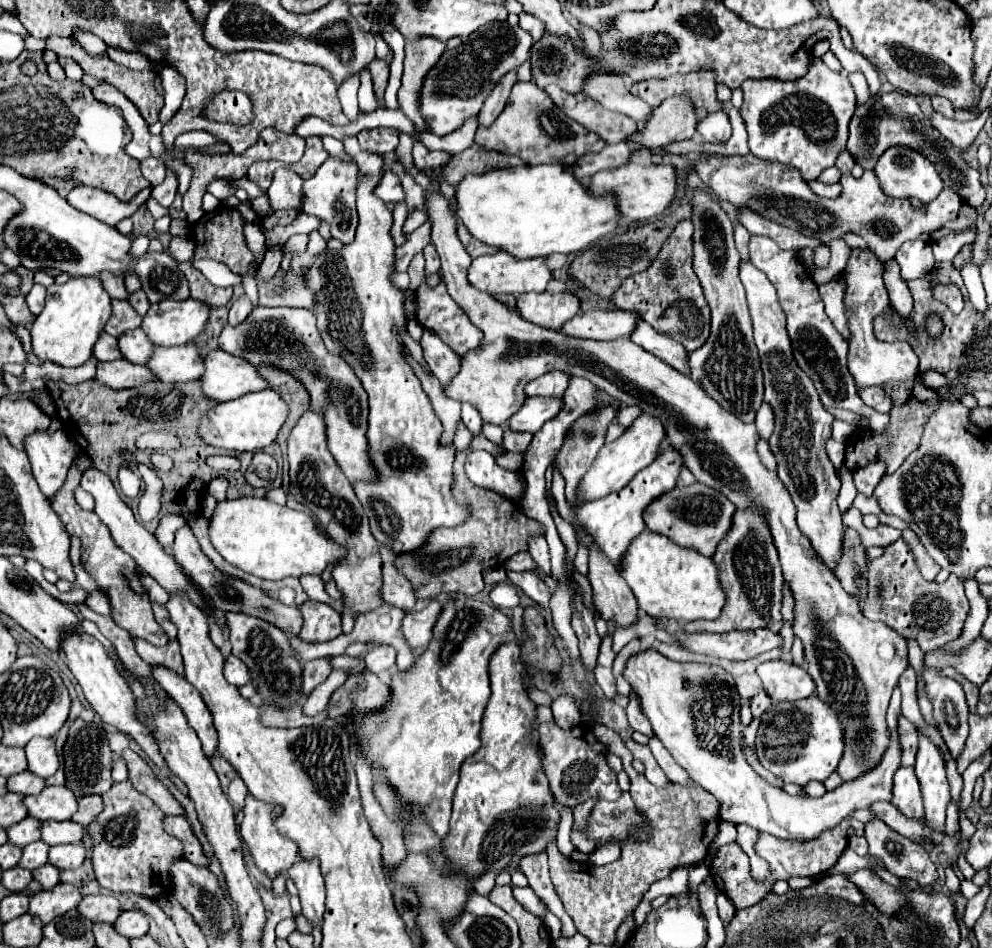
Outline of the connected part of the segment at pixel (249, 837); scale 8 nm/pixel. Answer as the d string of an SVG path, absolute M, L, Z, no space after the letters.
M251 794L247 796L245 806L243 806L243 822L241 822L241 830L239 830L241 838L249 846L249 852L253 856L253 862L257 864L257 868L267 876L285 872L297 858L297 844L275 828L275 820L279 814L281 814L281 806L261 802L261 800L253 798Z

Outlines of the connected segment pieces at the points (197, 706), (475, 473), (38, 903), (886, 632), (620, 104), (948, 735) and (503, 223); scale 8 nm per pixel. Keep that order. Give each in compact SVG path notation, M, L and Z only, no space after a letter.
M151 666L151 670L161 688L181 706L189 726L197 732L203 744L205 756L211 756L217 750L217 730L213 728L211 712L205 706L201 694L197 694L197 690L193 690L193 686L189 686L183 676L165 670L165 666Z
M477 450L467 456L465 474L473 484L477 484L481 488L495 490L509 500L519 494L521 482L519 482L517 472L509 472L509 470L499 468L495 464L495 458L485 450Z
M59 882L55 888L31 896L29 912L37 914L43 924L49 924L53 918L73 910L81 902L81 898L81 892L73 884Z
M425 190L425 212L431 222L431 242L437 248L437 254L441 258L441 276L443 282L447 284L447 290L451 298L465 310L469 320L473 324L483 324L483 342L479 348L469 350L469 354L461 356L461 370L453 376L449 384L443 386L445 396L457 400L457 402L469 402L471 406L477 408L481 414L483 422L505 426L509 416L513 416L521 404L525 402L525 384L531 382L533 378L539 378L545 372L553 370L563 370L571 376L581 376L589 382L593 382L597 388L607 392L609 396L621 400L627 406L639 406L643 412L653 414L661 424L665 426L665 436L667 442L675 448L681 450L681 456L685 458L685 466L693 472L697 482L707 484L721 494L725 494L737 508L749 508L749 506L761 506L767 512L767 522L781 558L783 566L783 578L789 584L789 588L795 594L795 622L793 630L795 636L801 638L805 646L805 658L807 658L807 672L813 678L817 686L817 696L823 702L829 702L833 710L837 708L837 716L841 718L845 726L845 750L841 756L841 762L837 766L837 774L841 776L843 782L849 782L853 778L859 778L861 774L867 774L881 762L881 754L885 752L885 746L889 744L889 728L885 726L885 710L889 706L891 692L903 674L903 670L909 666L907 660L907 640L899 636L897 632L889 630L883 622L871 622L867 620L861 610L857 608L857 602L851 594L847 594L837 578L831 574L831 570L817 558L813 552L809 540L803 538L803 534L797 528L795 522L795 506L789 498L789 492L781 484L775 472L769 472L757 452L755 444L759 440L757 426L745 424L737 420L733 414L723 410L711 396L697 386L687 374L681 374L679 370L671 368L663 360L655 358L647 350L641 350L637 344L633 344L627 338L613 340L613 342L599 342L599 340L583 340L583 338L573 338L567 336L559 330L547 330L535 324L529 324L523 320L515 310L509 310L505 304L501 304L495 296L483 294L469 286L467 282L467 268L471 264L471 256L467 254L465 246L457 238L457 220L453 212L449 210L449 198L441 194L441 190Z
M593 74L593 78L585 82L581 92L595 98L607 110L627 114L635 122L647 118L649 106L629 92L621 74Z
M925 670L923 680L927 700L933 704L933 718L937 722L937 728L951 756L957 760L957 756L965 748L969 734L969 710L963 688L959 686L959 682L939 676L939 670Z
M541 164L541 166L517 166L517 168L497 168L483 174L467 174L463 182L455 188L455 216L461 218L469 234L487 246L495 246L513 258L537 258L553 252L575 254L581 252L591 242L613 232L617 228L619 210L611 196L595 198L587 188L575 180L569 166L561 164Z

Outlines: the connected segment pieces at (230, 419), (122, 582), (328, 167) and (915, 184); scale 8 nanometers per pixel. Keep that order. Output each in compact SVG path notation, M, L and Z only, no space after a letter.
M265 388L259 392L245 394L241 398L217 404L215 408L209 410L209 414L205 414L205 418L199 420L197 432L199 432L199 438L203 438L203 442L209 446L235 450L235 452L255 452L269 446L277 438L285 422L285 416L287 416L287 404L281 400L277 392L273 392L271 388Z
M77 448L77 458L73 458L73 466L69 468L65 486L61 486L61 490L51 498L51 508L63 520L67 532L81 540L81 564L83 564L85 572L97 582L97 586L107 594L109 604L111 604L111 618L113 618L113 622L117 626L125 628L131 636L143 638L143 640L147 640L153 646L163 646L169 640L167 640L165 632L161 630L161 626L153 618L151 604L147 602L149 596L147 596L145 586L139 582L139 574L137 574L137 566L135 566L133 558L129 558L129 554L125 554L113 542L107 526L97 518L97 514L79 508L79 504L73 498L73 490L79 486L79 480L81 480L81 470L79 470L77 462L83 456L85 456L85 452L81 448Z
M329 156L311 180L303 182L303 212L325 220L331 228L333 238L349 244L355 238L357 210L355 210L355 186L357 186L357 166L341 158Z
M897 146L897 148L889 148L877 162L875 166L875 176L879 180L881 190L885 192L885 196L889 198L909 198L909 196L917 196L919 200L923 200L925 204L931 202L933 198L937 198L937 194L943 190L943 182L935 170L935 166L925 160L923 154Z

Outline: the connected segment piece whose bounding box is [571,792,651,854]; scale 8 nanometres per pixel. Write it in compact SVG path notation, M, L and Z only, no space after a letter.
M623 792L617 802L599 800L597 806L593 808L593 814L591 814L589 820L591 820L591 822L589 822L589 836L583 836L583 834L579 834L579 832L573 832L573 834L571 834L571 840L573 840L575 848L581 850L581 852L585 852L585 854L595 852L601 844L605 844L605 842L607 842L609 838L613 838L613 836L623 842L623 840L627 838L625 834L627 834L627 830L629 830L631 826L637 827L634 829L635 838L637 838L637 840L646 840L651 835L645 816L639 813L637 808L635 808L635 804L633 804L631 796L629 796L629 792Z

